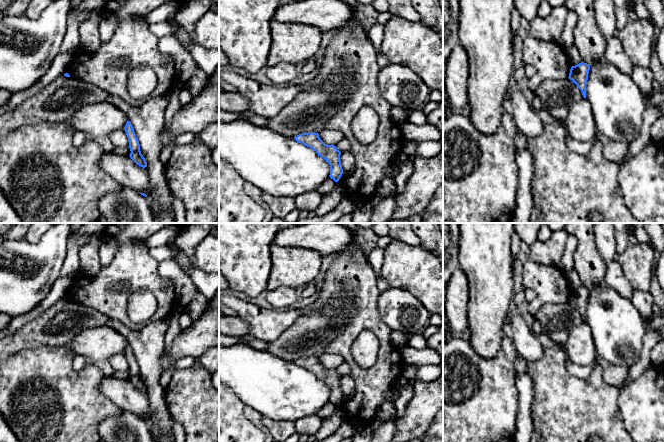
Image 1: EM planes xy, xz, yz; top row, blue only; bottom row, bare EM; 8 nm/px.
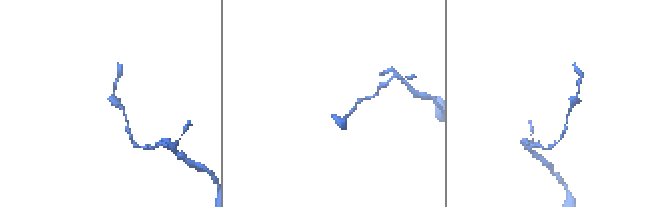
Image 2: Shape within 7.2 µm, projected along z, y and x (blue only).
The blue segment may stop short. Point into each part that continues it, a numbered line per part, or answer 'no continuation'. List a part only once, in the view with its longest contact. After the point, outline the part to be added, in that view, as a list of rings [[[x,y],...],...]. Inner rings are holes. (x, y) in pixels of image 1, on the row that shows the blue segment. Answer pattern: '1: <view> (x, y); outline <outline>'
no continuation

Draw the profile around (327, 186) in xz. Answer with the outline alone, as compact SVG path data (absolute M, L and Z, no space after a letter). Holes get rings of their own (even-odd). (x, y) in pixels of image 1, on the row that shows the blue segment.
M329 178L326 181L324 181L316 190L321 194L330 193L334 190L336 185L336 182Z

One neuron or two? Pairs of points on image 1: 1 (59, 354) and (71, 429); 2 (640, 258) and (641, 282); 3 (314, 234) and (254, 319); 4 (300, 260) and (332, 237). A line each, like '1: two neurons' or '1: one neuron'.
1: one neuron
2: one neuron
3: two neurons
4: two neurons

